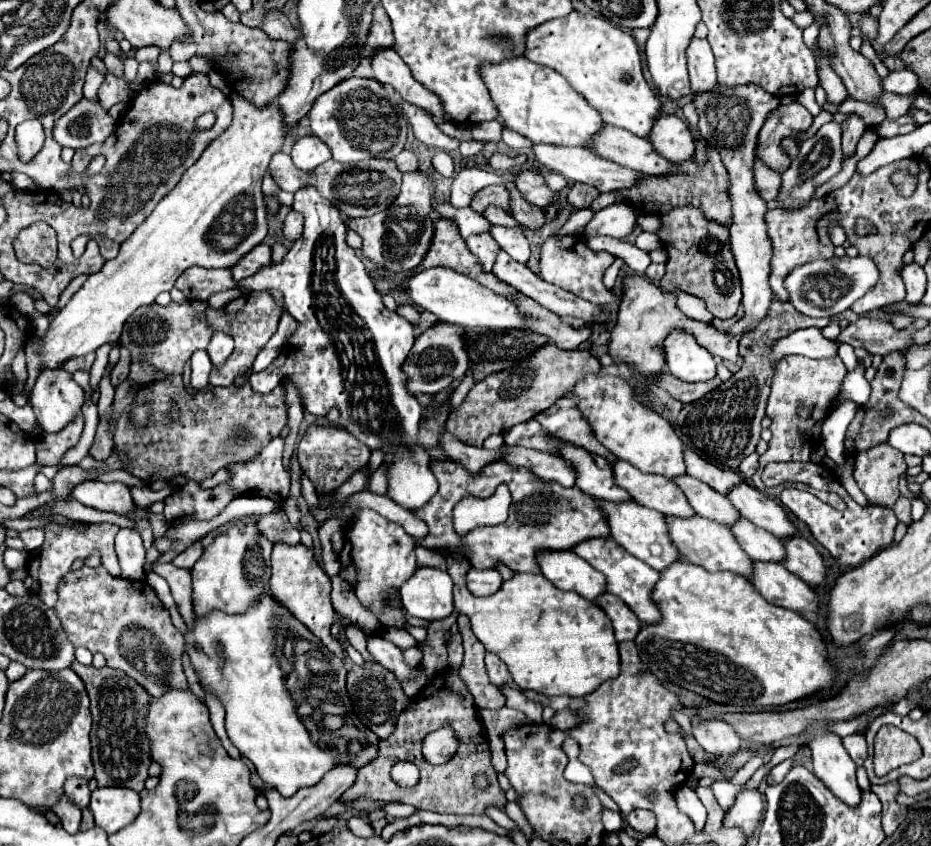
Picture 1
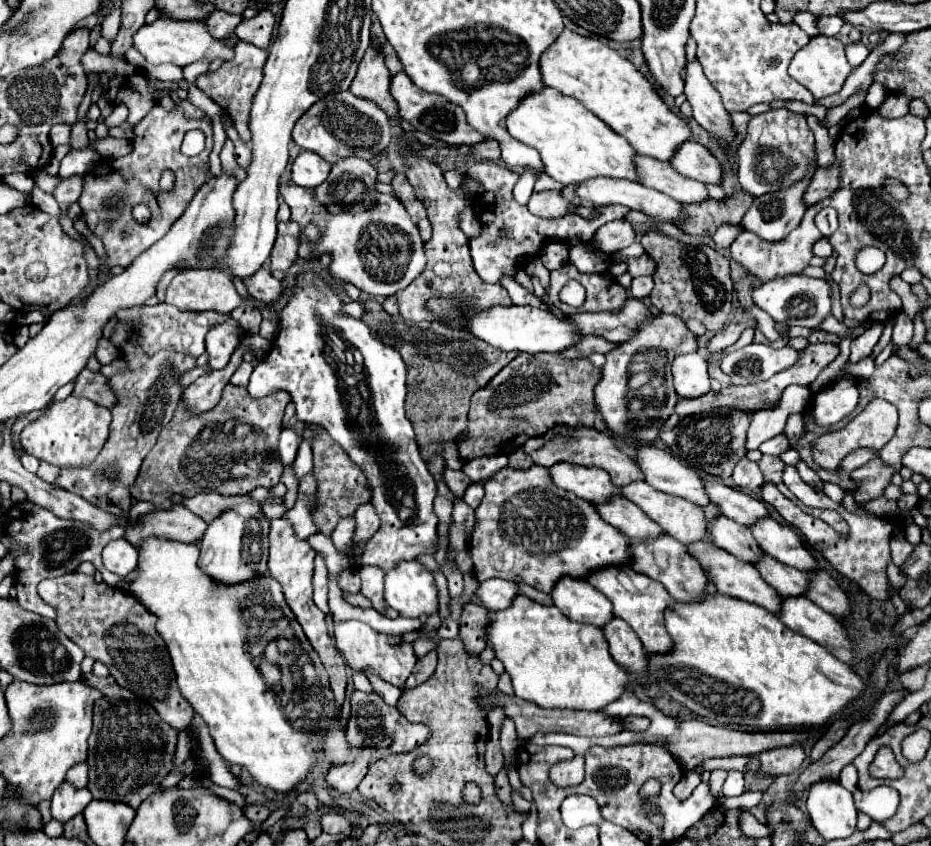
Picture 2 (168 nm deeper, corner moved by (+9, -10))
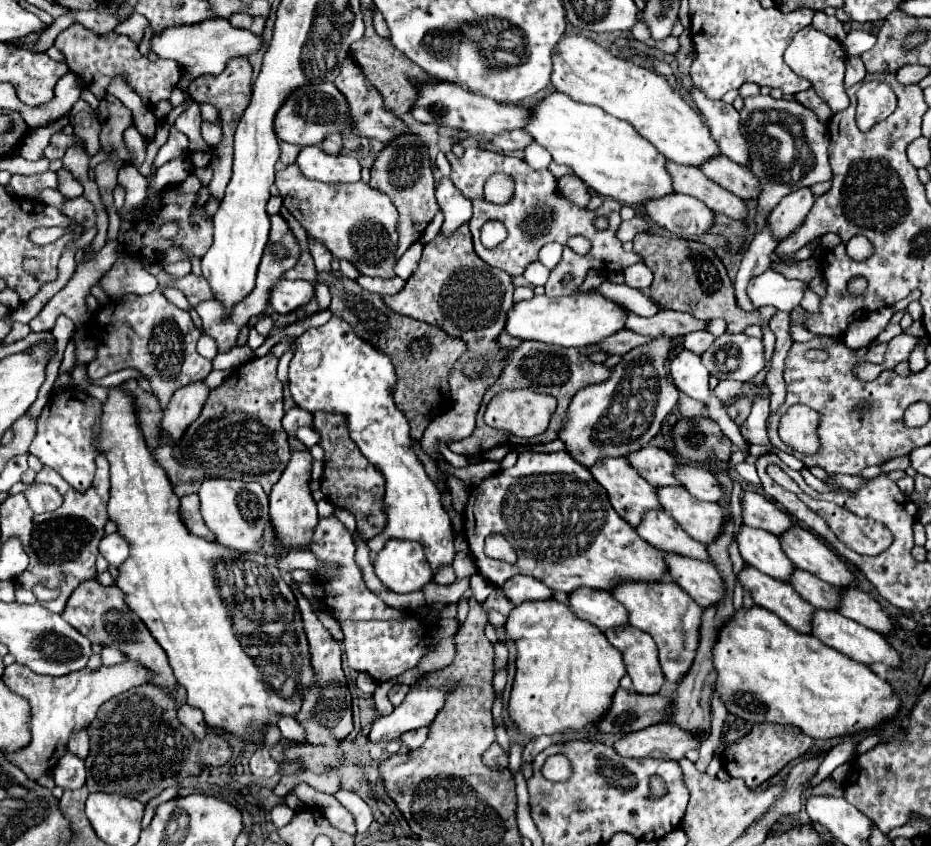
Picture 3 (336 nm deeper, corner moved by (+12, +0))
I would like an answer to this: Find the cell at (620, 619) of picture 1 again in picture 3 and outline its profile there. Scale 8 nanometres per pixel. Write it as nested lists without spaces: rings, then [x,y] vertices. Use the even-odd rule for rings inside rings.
[[[636,627],[610,629],[604,635],[622,653],[634,691],[646,695],[658,693],[664,675],[658,663],[658,647],[654,645],[654,639]]]

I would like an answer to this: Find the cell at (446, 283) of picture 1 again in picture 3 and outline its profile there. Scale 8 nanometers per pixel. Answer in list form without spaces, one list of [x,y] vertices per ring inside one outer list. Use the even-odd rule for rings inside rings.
[[[576,293],[570,297],[556,297],[550,299],[546,295],[532,297],[530,301],[520,301],[508,313],[506,329],[512,337],[554,343],[562,347],[586,347],[600,343],[602,339],[610,337],[624,329],[626,309],[602,295],[596,293]]]

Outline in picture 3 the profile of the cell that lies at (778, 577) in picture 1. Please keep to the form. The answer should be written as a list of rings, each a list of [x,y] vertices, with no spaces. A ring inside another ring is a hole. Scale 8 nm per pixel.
[[[818,609],[814,613],[814,619],[812,619],[812,635],[818,637],[822,643],[826,643],[828,647],[844,653],[846,657],[858,661],[858,663],[864,663],[864,665],[872,665],[872,663],[884,663],[886,667],[892,667],[892,669],[900,669],[902,667],[902,659],[900,655],[892,649],[892,645],[886,641],[884,635],[868,629],[868,627],[862,627],[858,625],[856,621],[852,619],[846,619],[844,615],[836,613],[836,611],[824,611],[824,609]]]

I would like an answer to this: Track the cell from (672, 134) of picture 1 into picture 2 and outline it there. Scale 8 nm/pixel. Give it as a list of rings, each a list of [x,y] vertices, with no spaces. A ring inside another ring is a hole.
[[[685,141],[669,159],[669,165],[677,169],[677,173],[697,179],[701,183],[715,183],[721,181],[721,165],[719,161],[705,149],[703,145],[695,141]]]

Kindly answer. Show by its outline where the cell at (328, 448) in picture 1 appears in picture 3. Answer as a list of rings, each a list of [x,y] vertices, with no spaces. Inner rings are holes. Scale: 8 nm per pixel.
[[[318,411],[318,413],[314,413],[314,429],[320,433],[320,437],[322,437],[320,445],[326,451],[324,475],[320,481],[320,489],[322,489],[324,497],[334,507],[342,507],[342,509],[348,509],[350,513],[354,513],[358,531],[364,535],[366,541],[376,537],[378,533],[382,533],[382,529],[386,525],[386,513],[384,513],[384,505],[382,505],[382,497],[386,491],[384,477],[378,473],[378,469],[374,465],[370,465],[370,461],[366,461],[366,457],[362,457],[358,445],[354,445],[354,441],[350,441],[346,421],[342,415]]]

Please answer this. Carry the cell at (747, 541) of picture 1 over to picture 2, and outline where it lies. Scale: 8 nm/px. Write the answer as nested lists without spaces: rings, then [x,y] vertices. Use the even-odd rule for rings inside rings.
[[[763,553],[759,555],[757,561],[753,561],[755,569],[761,573],[761,577],[775,587],[777,593],[781,595],[803,595],[805,585],[807,585],[807,575],[805,571],[799,571],[795,567],[783,565],[781,561],[773,559],[771,555]]]

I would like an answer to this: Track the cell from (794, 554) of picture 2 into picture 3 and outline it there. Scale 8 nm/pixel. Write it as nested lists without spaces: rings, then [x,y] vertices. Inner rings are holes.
[[[794,525],[794,529],[786,531],[778,537],[784,553],[792,559],[798,569],[804,569],[818,579],[834,585],[836,589],[844,589],[846,585],[854,585],[856,577],[848,569],[848,565],[814,533]]]

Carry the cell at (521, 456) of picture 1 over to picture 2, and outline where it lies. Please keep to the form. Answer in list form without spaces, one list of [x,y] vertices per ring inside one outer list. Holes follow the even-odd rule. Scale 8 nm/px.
[[[555,463],[553,467],[549,467],[549,475],[557,487],[595,503],[603,503],[611,495],[621,493],[617,487],[613,487],[609,475],[597,467]]]

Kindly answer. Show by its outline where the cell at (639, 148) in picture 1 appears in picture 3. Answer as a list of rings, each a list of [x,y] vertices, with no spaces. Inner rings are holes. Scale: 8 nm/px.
[[[668,161],[668,163],[670,163],[668,171],[672,175],[674,189],[678,193],[702,199],[702,203],[706,203],[712,211],[722,213],[730,219],[744,221],[748,217],[748,207],[746,207],[744,199],[736,197],[734,193],[728,193],[718,183],[710,181],[700,169],[684,167],[684,165],[672,163],[672,161]]]

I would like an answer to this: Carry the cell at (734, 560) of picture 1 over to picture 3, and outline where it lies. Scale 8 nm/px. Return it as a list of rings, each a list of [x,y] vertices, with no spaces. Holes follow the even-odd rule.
[[[744,567],[740,571],[740,583],[746,591],[752,593],[756,605],[770,609],[790,627],[810,635],[810,613],[814,611],[814,607],[804,601],[794,591],[794,587],[784,581],[776,581],[754,567]]]

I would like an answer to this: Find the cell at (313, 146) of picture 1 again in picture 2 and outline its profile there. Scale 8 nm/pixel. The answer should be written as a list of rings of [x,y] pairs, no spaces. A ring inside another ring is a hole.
[[[301,151],[293,161],[293,183],[307,189],[317,187],[327,179],[329,169],[331,165],[325,163],[325,159],[321,159],[317,153]]]

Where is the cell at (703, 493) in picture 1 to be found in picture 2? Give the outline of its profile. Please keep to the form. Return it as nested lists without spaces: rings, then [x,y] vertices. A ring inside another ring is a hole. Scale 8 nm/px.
[[[715,515],[707,521],[707,535],[711,535],[713,545],[737,555],[737,559],[751,563],[761,555],[757,541],[745,525],[733,523],[733,519],[725,515]]]

